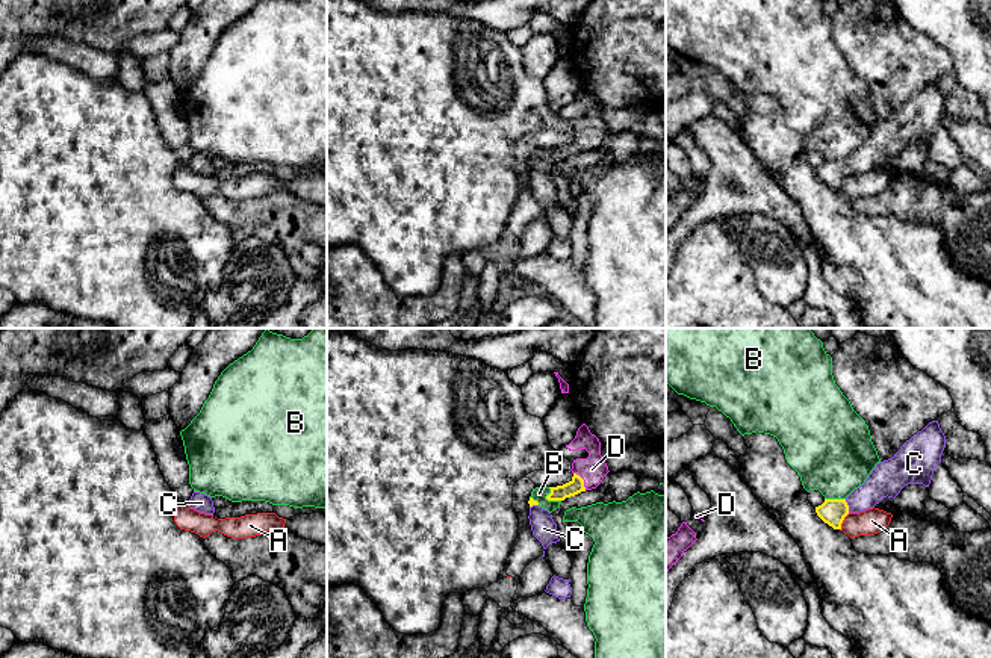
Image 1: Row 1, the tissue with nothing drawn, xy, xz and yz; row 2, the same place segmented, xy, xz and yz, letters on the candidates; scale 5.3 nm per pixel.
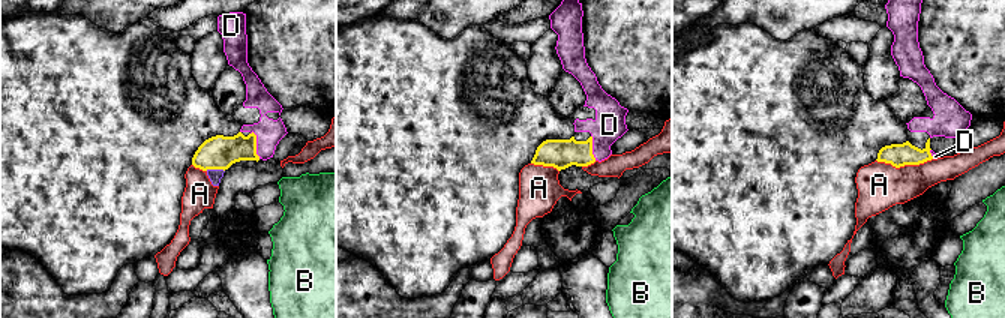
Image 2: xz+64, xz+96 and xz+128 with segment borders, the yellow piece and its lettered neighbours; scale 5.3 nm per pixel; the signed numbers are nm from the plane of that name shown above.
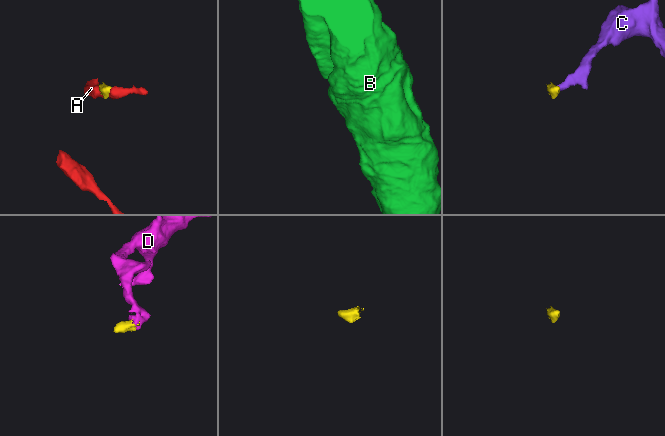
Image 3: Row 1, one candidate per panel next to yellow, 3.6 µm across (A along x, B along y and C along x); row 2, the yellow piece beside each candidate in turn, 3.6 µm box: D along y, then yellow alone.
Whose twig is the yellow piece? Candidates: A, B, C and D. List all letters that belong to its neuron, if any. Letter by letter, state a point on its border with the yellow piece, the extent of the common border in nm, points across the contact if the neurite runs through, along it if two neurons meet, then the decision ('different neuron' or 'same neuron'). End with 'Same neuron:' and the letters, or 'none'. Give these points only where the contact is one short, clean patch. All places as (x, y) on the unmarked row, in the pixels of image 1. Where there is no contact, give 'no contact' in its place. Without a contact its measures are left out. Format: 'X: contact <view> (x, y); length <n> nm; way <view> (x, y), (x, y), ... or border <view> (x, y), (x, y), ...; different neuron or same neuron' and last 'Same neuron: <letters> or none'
A: contact yz (841, 183); length 110 nm; border yz (849, 174), (840, 191); different neuron
B: contact xz (548, 161); length 100 nm; border xz (548, 148), (549, 155), (546, 159), (560, 162); different neuron
C: contact yz (848, 167); length 80 nm; way yz (832, 173), (848, 167), (869, 156), (885, 141); same neuron
D: contact xz (583, 141); length 120 nm; way xz (577, 145), (583, 141), (592, 130); same neuron
Same neuron: C, D

